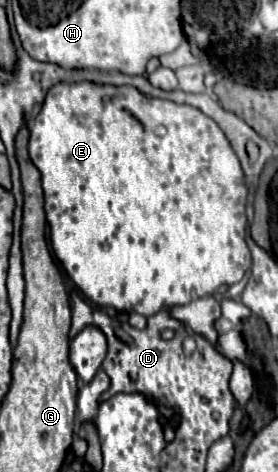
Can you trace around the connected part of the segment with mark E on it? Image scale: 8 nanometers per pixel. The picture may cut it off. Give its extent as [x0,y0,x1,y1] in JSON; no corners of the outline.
[30,81,250,315]

